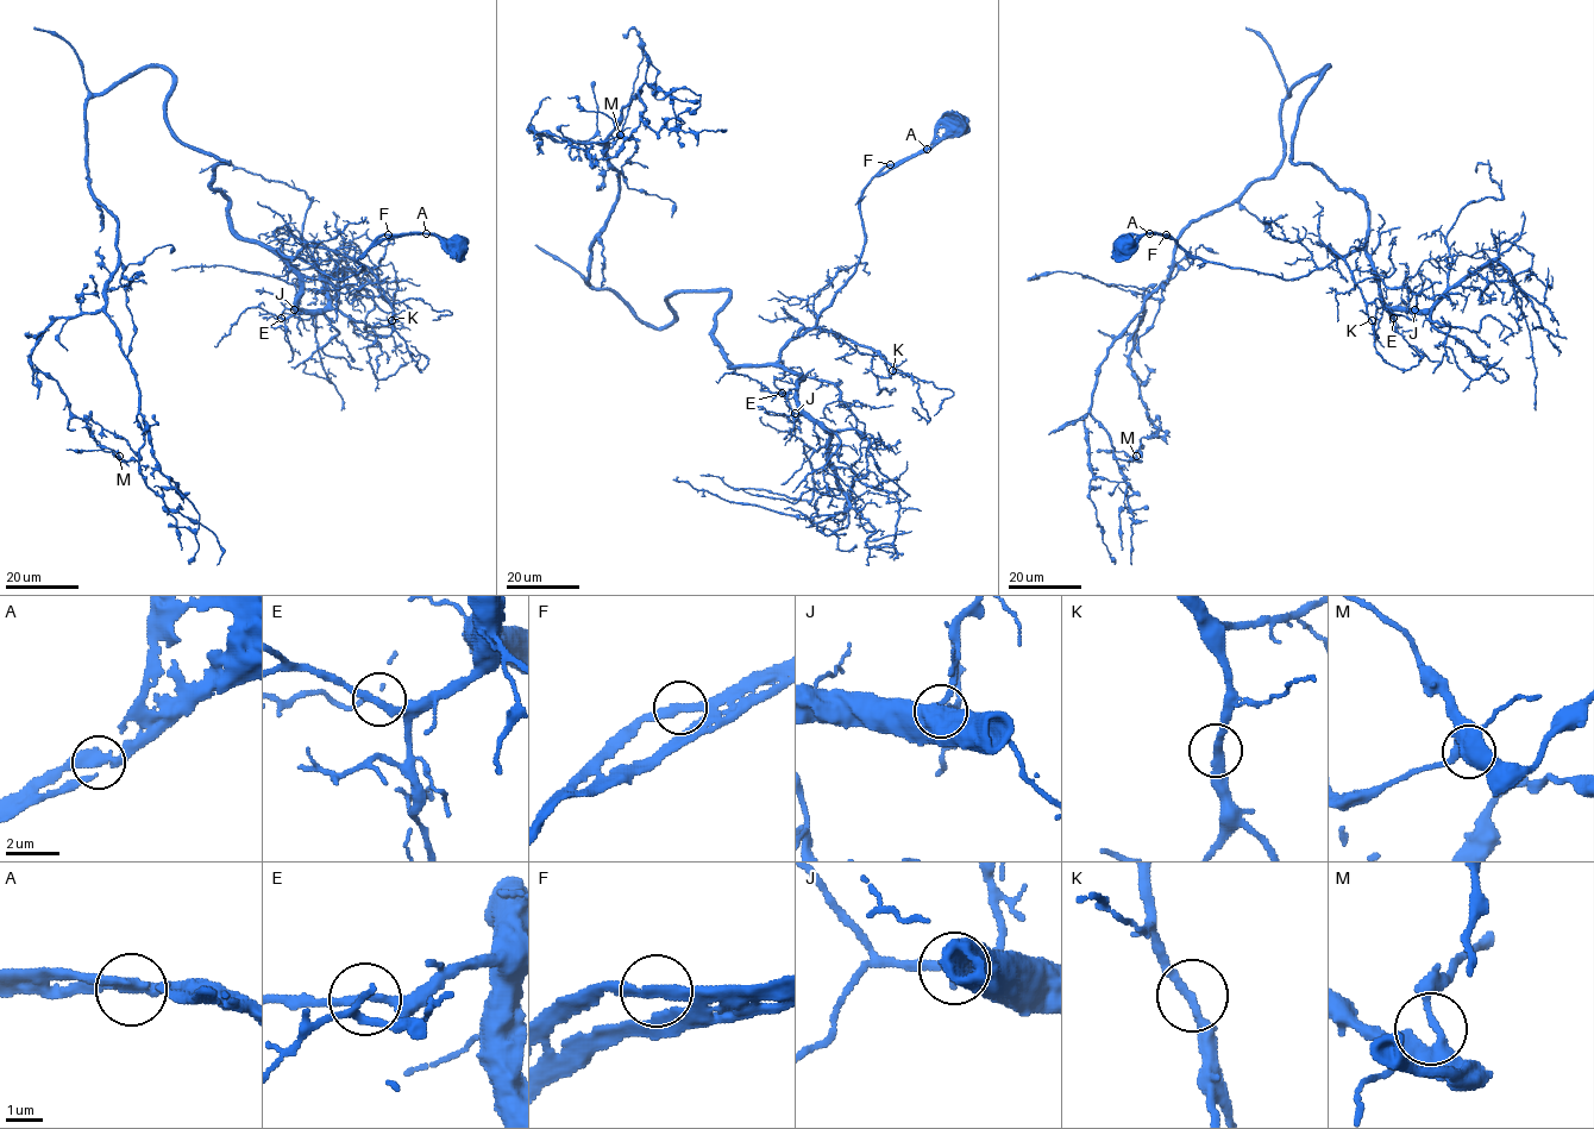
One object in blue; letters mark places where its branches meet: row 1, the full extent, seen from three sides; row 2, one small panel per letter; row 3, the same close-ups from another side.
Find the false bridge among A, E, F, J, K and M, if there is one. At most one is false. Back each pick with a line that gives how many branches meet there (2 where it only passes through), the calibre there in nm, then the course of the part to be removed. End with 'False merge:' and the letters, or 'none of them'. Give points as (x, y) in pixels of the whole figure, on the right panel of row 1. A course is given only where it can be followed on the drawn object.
False merge: none of them

